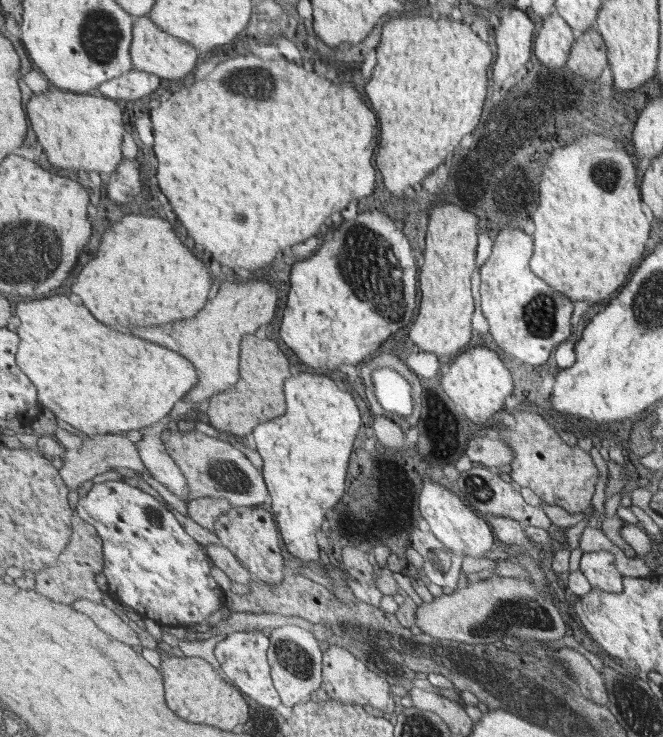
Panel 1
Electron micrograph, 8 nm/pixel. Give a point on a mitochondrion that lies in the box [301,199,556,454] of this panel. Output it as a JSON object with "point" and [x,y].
{"point":[378,282]}

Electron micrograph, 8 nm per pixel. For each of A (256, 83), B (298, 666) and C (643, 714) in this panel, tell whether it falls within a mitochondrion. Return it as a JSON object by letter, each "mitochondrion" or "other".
{"A":"mitochondrion","B":"mitochondrion","C":"mitochondrion"}

